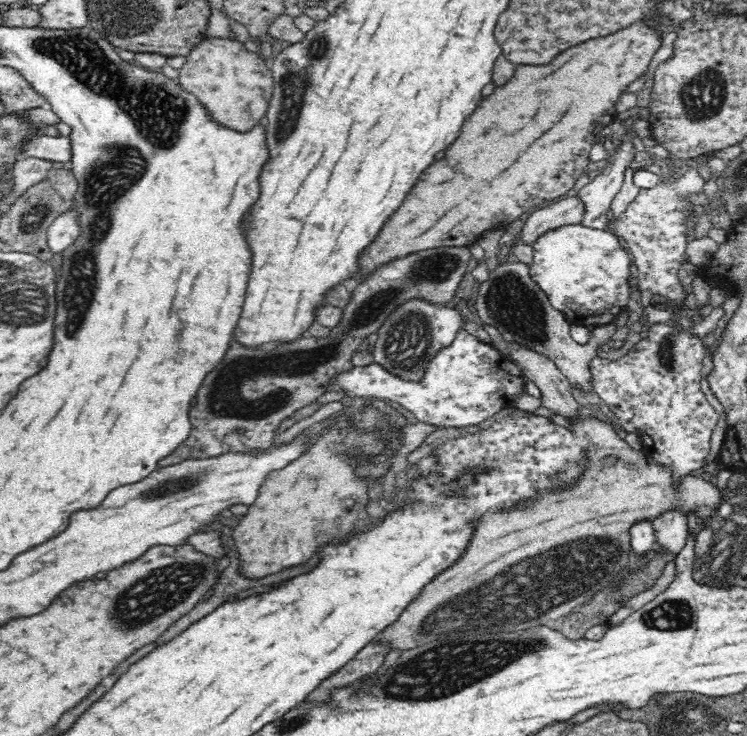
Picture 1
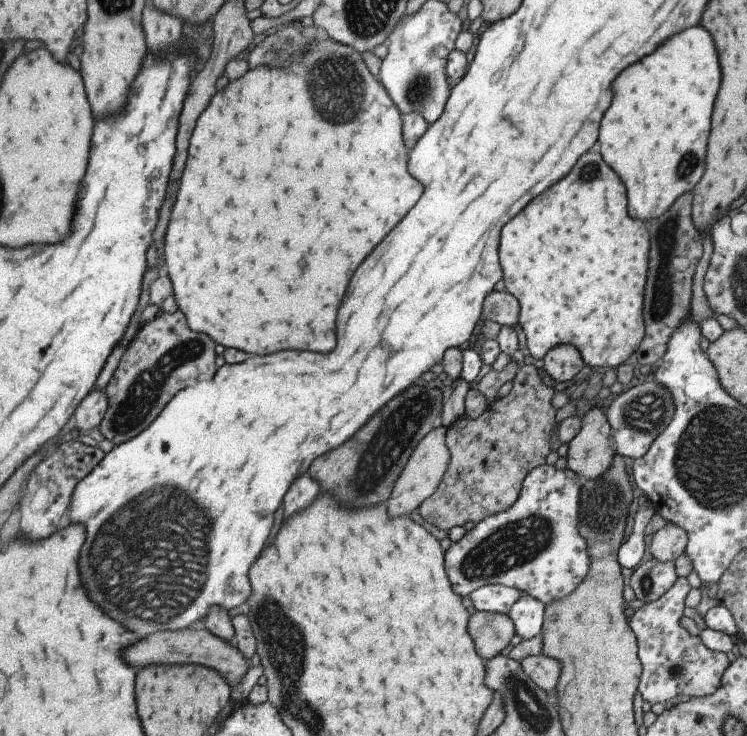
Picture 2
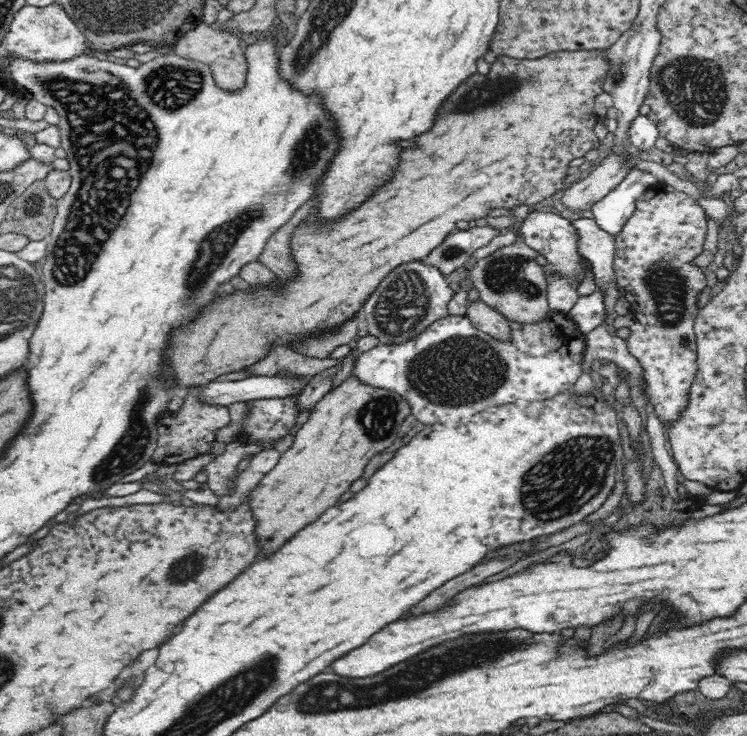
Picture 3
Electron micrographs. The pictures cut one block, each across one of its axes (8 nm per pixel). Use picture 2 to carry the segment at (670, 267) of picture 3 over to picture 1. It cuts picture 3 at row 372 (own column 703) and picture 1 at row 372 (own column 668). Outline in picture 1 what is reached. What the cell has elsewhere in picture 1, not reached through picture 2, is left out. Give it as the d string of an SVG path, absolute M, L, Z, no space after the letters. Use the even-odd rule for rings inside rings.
M664 322L654 323L647 331L648 336L636 343L622 358L608 360L596 354L589 364L591 383L593 392L606 402L626 432L636 432L649 439L646 454L656 459L658 464L669 466L673 486L678 486L680 478L704 466L704 458L710 452L710 436L720 420L720 414L708 403L700 387L702 359L705 357L700 337L688 333L684 326L680 327L677 323L676 326Z

